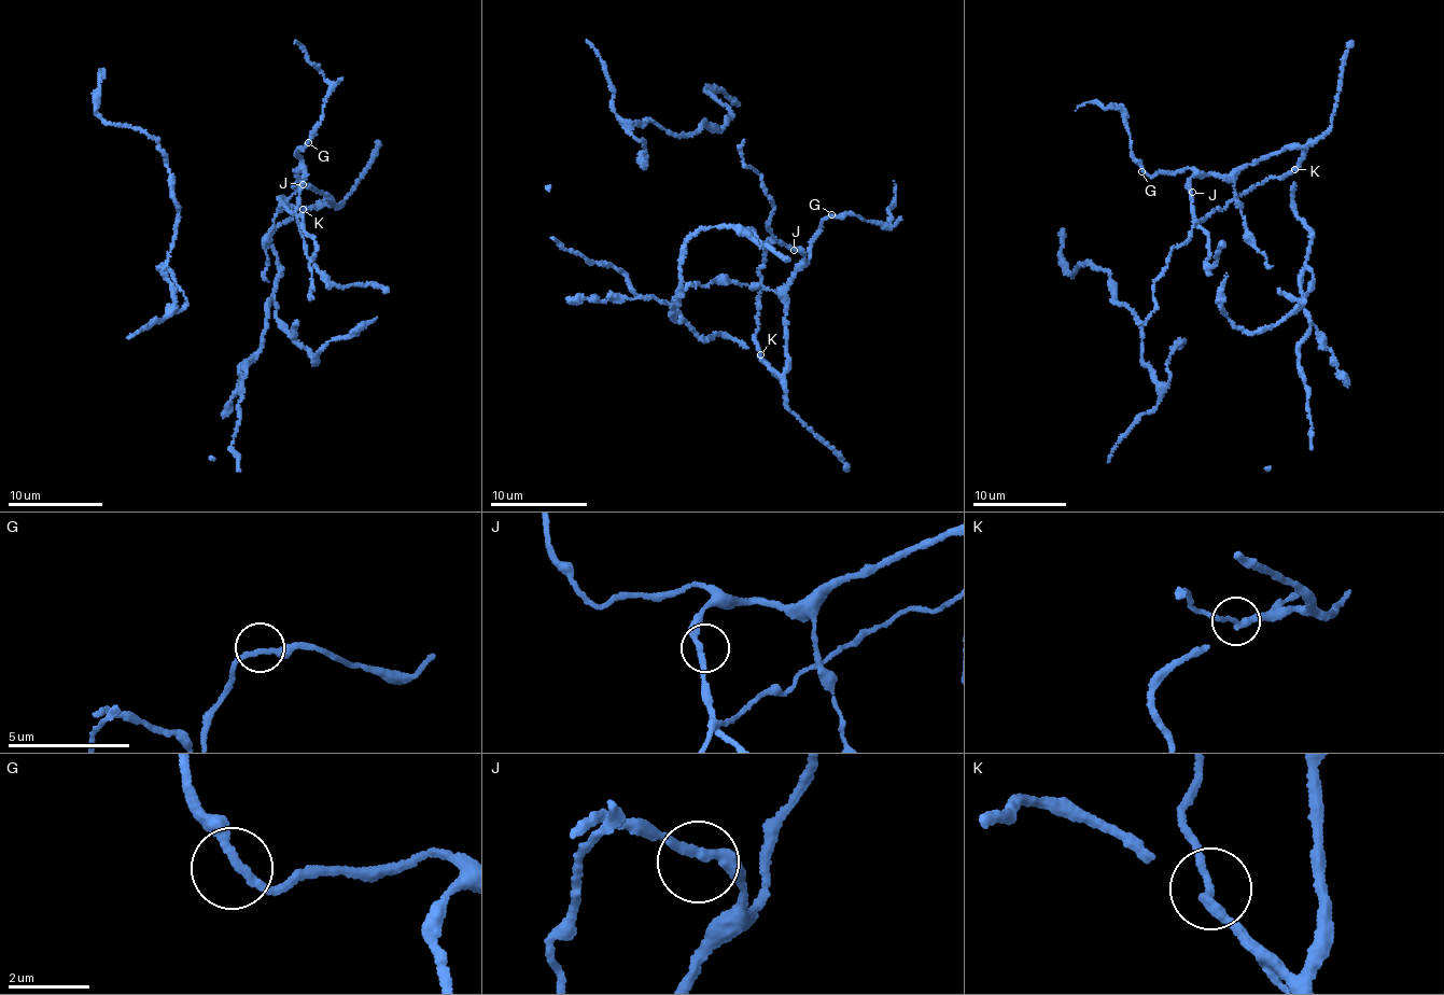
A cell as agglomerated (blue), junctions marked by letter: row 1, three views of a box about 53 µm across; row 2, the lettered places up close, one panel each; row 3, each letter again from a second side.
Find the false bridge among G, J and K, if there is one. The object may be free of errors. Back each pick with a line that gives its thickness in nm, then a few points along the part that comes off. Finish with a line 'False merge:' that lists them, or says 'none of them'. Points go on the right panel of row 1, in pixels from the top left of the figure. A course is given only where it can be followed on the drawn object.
K: calibre 220 nm; course (1294, 169), (1265, 179), (1192, 225), (1192, 236), (1171, 251), (1167, 268), (1154, 283), (1154, 308), (1136, 323)
False merge: K

